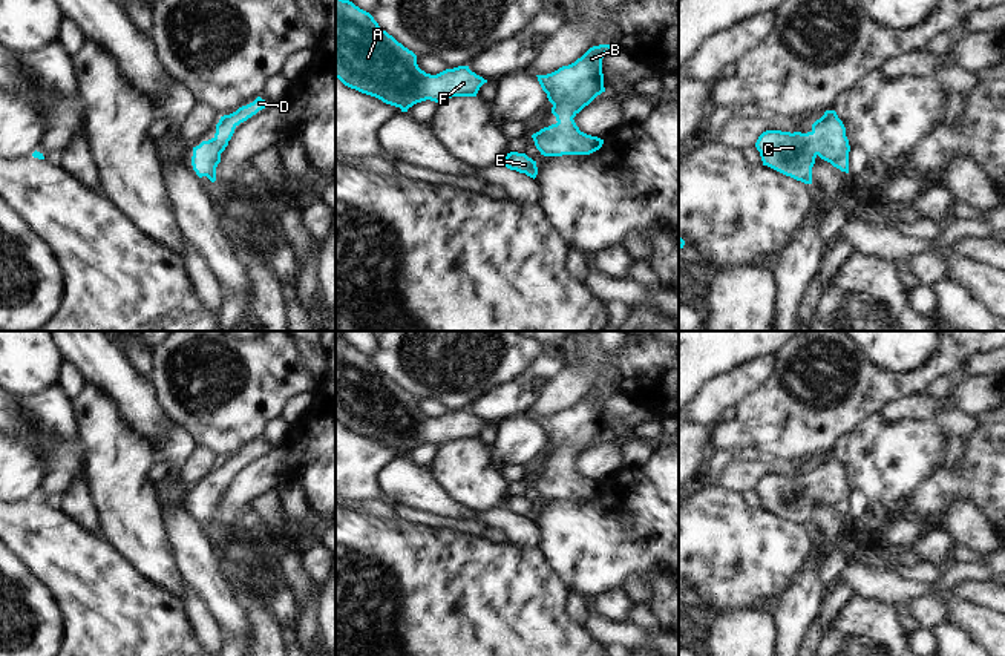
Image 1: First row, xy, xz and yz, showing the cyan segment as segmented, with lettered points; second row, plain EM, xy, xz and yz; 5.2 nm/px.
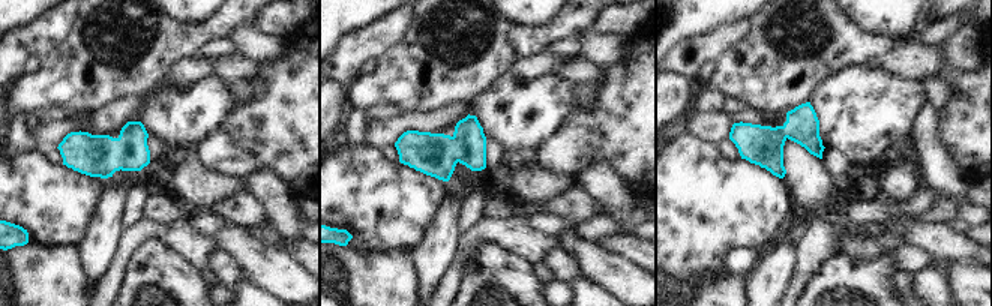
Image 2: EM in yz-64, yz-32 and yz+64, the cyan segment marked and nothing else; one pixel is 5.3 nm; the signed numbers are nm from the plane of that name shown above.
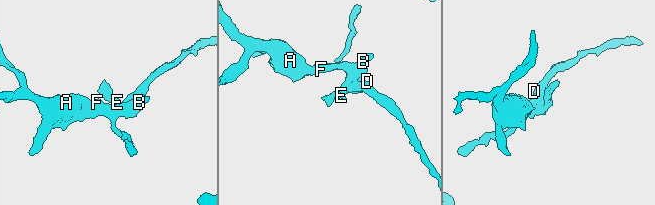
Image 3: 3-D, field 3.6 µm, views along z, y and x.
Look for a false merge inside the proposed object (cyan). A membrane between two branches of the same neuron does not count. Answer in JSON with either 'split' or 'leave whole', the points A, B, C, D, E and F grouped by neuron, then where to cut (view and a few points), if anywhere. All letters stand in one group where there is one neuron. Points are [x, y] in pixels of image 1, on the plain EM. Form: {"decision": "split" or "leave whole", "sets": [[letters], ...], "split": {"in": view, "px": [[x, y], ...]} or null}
{"decision": "leave whole", "sets": [["A", "B", "C", "D", "E", "F"]], "split": null}

